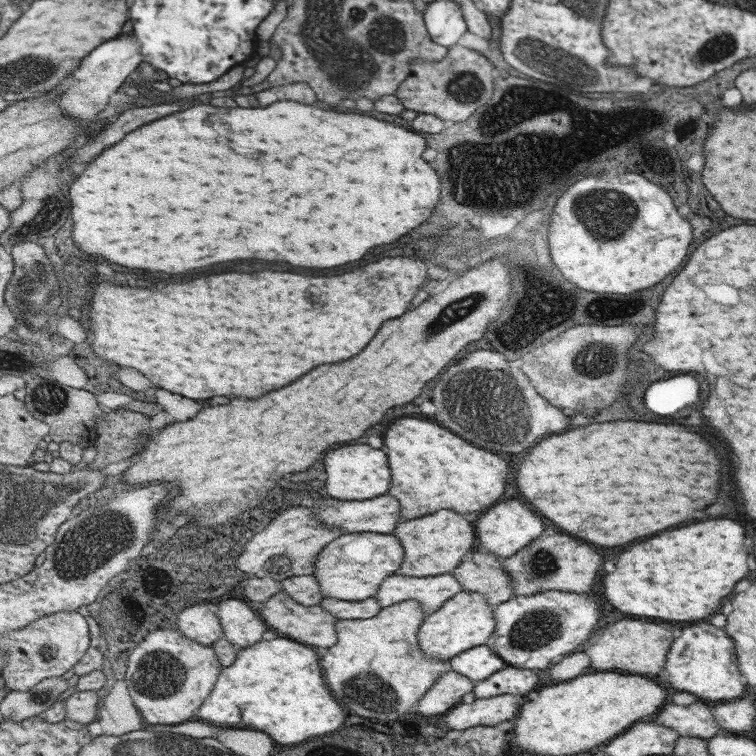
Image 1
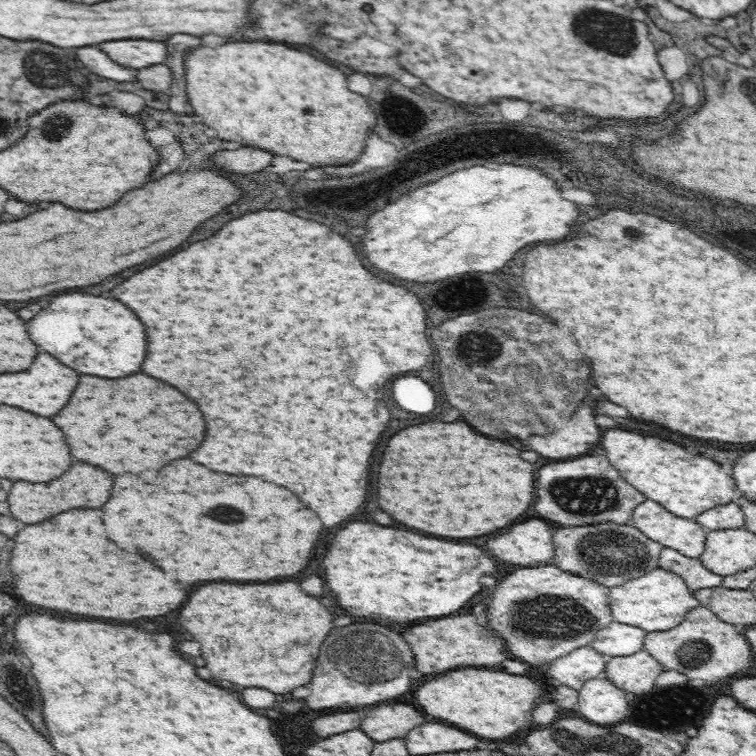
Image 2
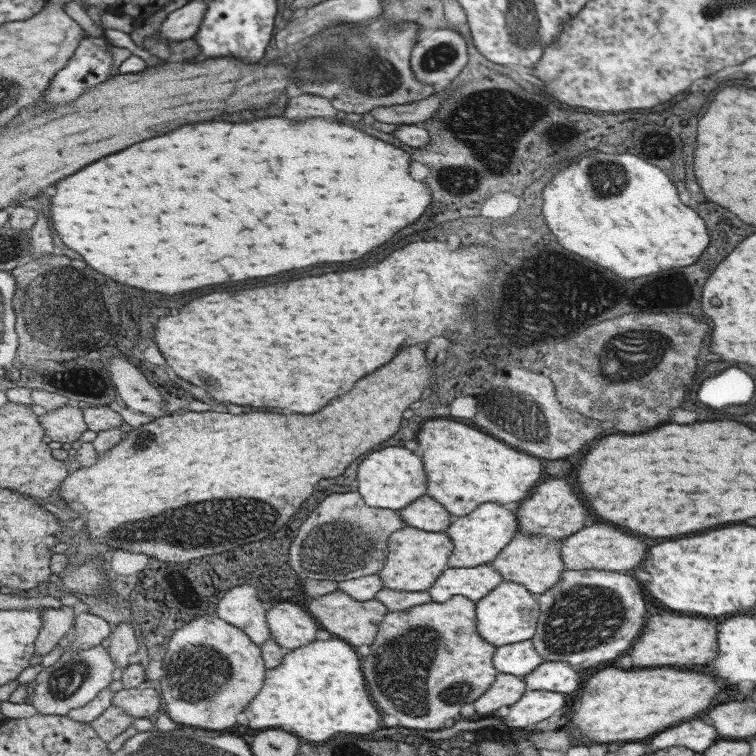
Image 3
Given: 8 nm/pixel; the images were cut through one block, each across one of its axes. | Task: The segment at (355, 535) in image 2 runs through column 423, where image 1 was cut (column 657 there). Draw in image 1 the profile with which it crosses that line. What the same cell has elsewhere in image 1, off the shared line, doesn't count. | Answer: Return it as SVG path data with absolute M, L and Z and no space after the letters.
M728 518L660 532L618 556L616 570L602 578L602 594L624 614L678 622L702 620L714 614L722 598L746 576L748 554L742 542L744 528Z

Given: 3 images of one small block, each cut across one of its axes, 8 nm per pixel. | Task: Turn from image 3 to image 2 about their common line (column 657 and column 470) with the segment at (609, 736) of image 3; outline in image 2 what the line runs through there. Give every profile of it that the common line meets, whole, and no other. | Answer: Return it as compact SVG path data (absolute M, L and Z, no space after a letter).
M466 668L424 682L416 688L414 698L424 714L438 718L444 724L452 724L460 730L466 730L478 738L494 740L504 738L504 734L510 736L516 730L528 726L530 710L534 708L536 698L540 698L540 694L540 686L526 676Z

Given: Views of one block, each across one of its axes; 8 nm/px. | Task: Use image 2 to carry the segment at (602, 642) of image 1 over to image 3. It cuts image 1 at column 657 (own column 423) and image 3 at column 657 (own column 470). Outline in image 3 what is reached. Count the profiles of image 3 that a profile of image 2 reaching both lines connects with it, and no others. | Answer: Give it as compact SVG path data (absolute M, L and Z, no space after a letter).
M656 614L648 618L648 630L632 648L634 666L692 666L708 664L718 654L718 622L678 614Z

